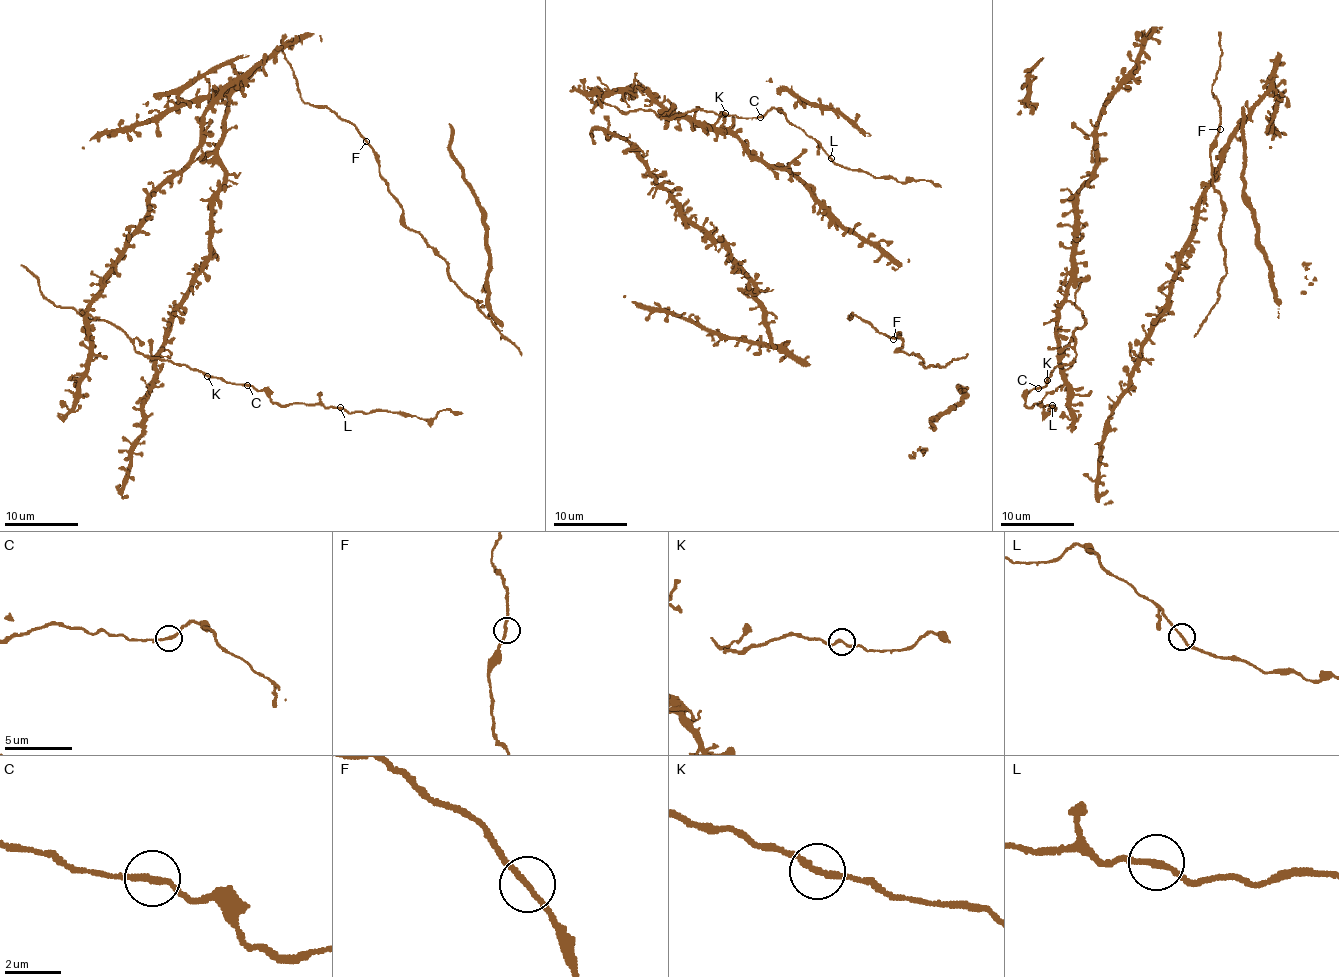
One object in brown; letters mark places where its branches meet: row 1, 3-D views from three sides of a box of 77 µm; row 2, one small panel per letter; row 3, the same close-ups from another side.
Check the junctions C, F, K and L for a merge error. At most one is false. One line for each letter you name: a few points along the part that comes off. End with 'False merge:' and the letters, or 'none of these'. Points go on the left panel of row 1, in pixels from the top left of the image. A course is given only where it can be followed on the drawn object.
False merge: none of these

